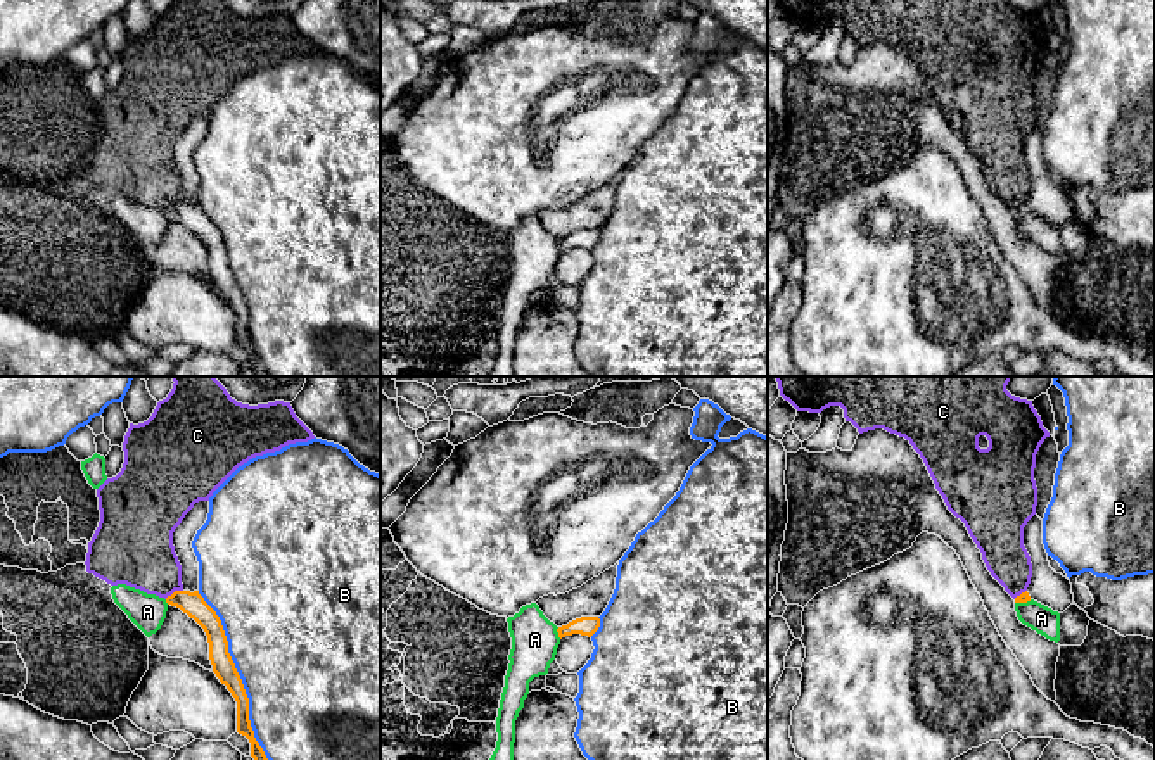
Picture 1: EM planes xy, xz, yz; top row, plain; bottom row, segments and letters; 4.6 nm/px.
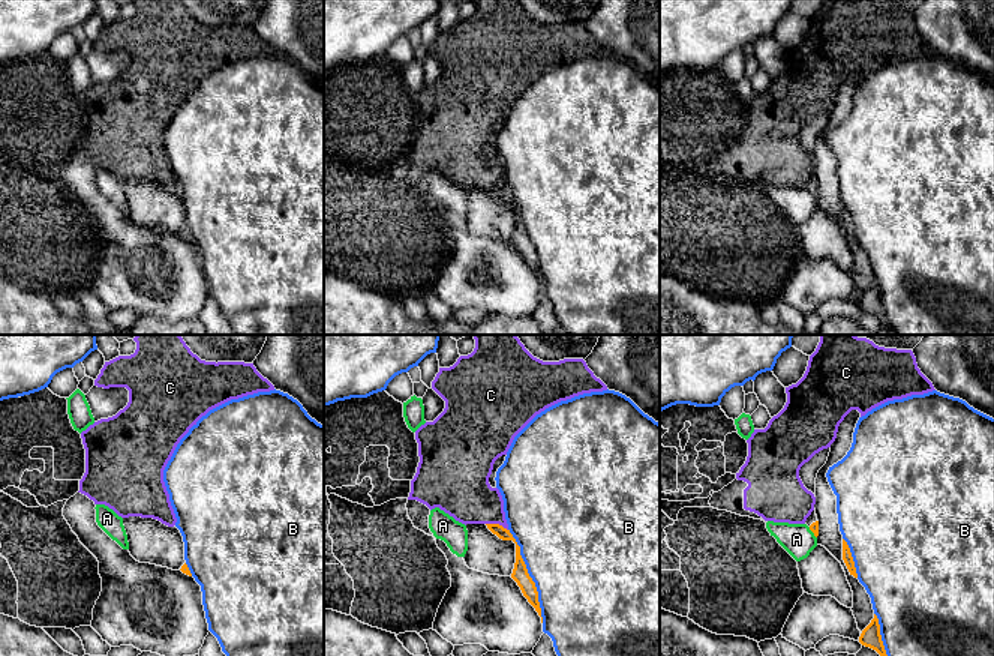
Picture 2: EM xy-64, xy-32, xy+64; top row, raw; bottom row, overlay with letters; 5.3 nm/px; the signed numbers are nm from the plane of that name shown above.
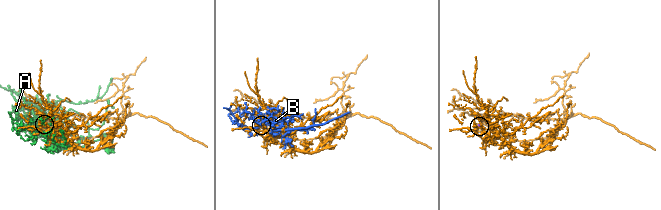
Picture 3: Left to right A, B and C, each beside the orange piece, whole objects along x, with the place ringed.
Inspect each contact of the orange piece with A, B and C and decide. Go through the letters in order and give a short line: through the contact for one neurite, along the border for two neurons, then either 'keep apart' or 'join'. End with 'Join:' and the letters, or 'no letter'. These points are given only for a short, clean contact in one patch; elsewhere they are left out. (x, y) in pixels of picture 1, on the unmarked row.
A: keep apart
B: keep apart
C: line xy (182, 202), (165, 211); keep apart
Join: no letter

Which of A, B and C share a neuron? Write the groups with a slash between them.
A / B / C

